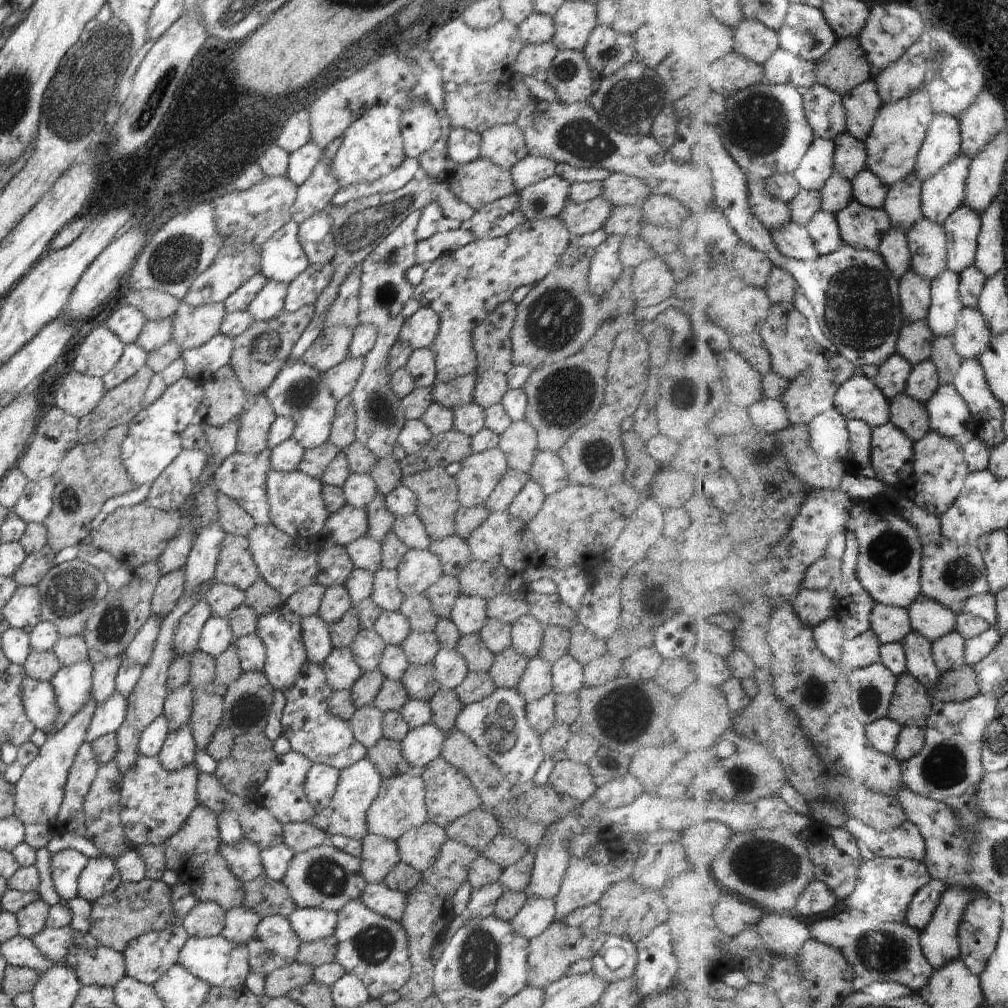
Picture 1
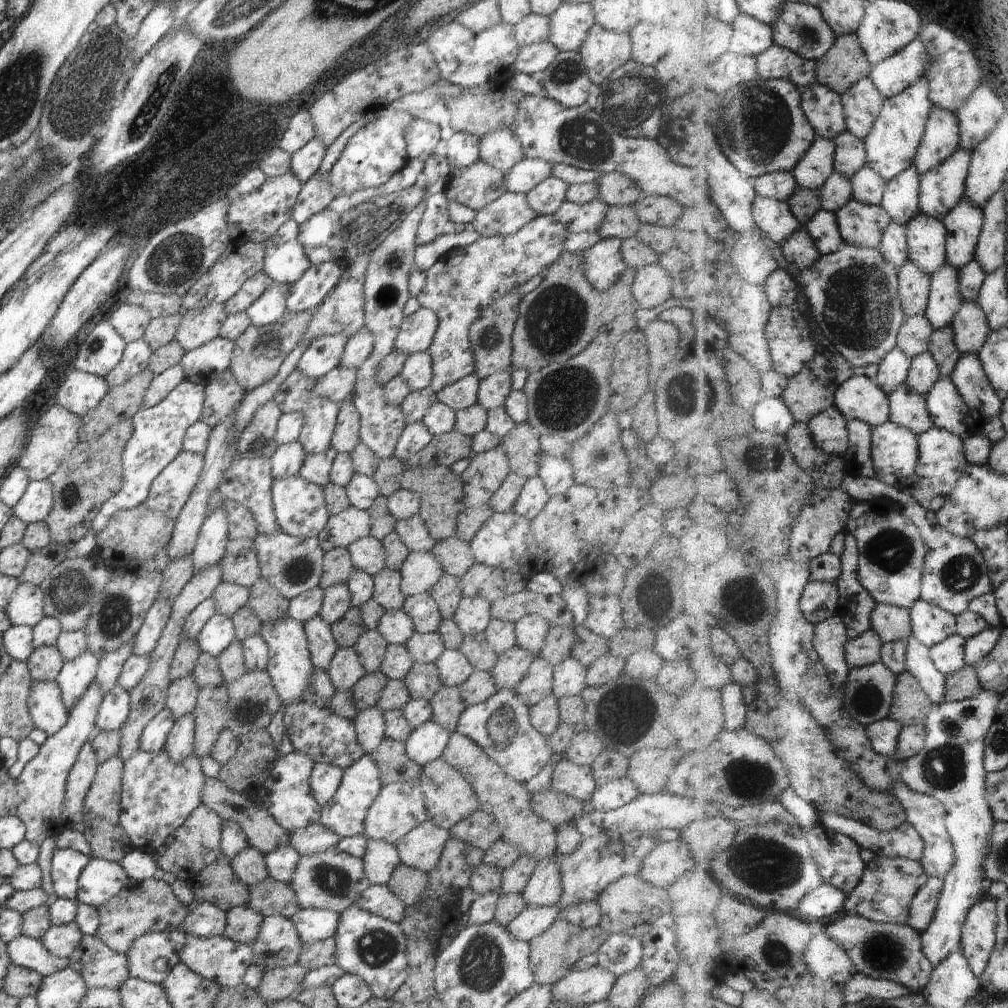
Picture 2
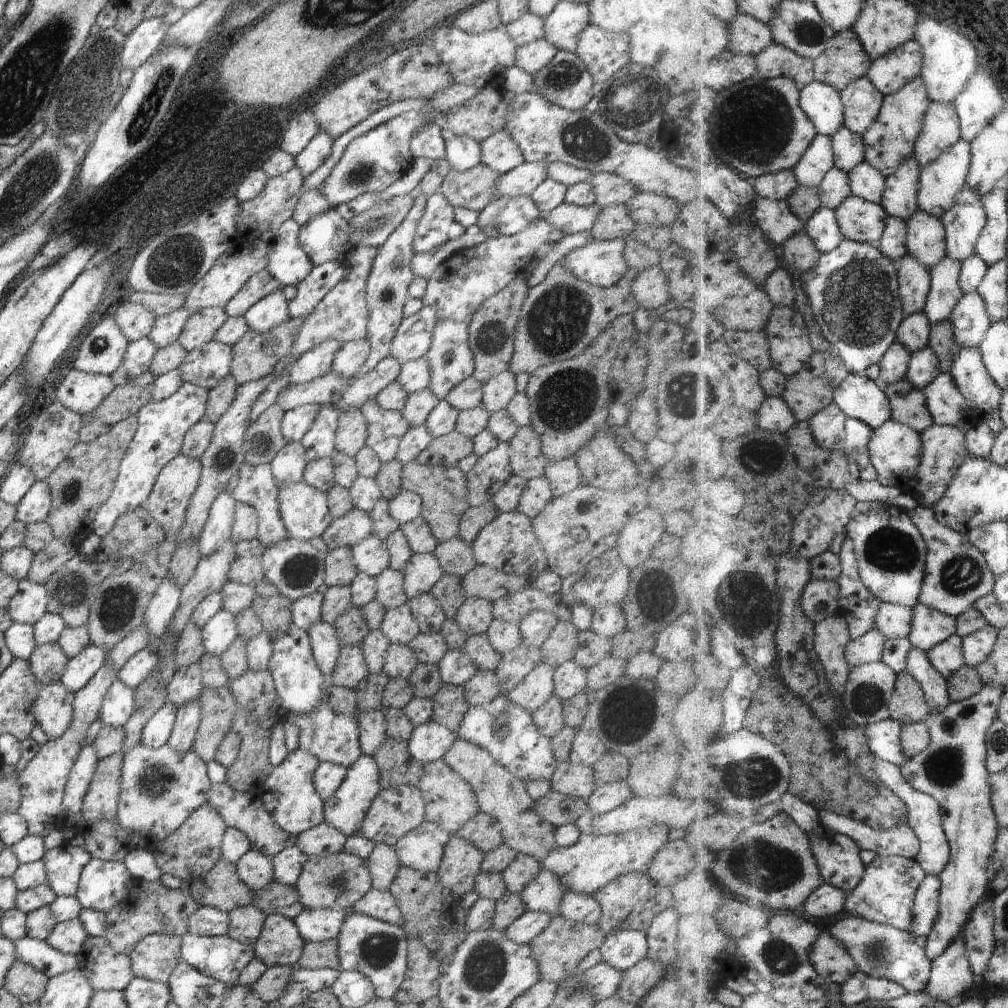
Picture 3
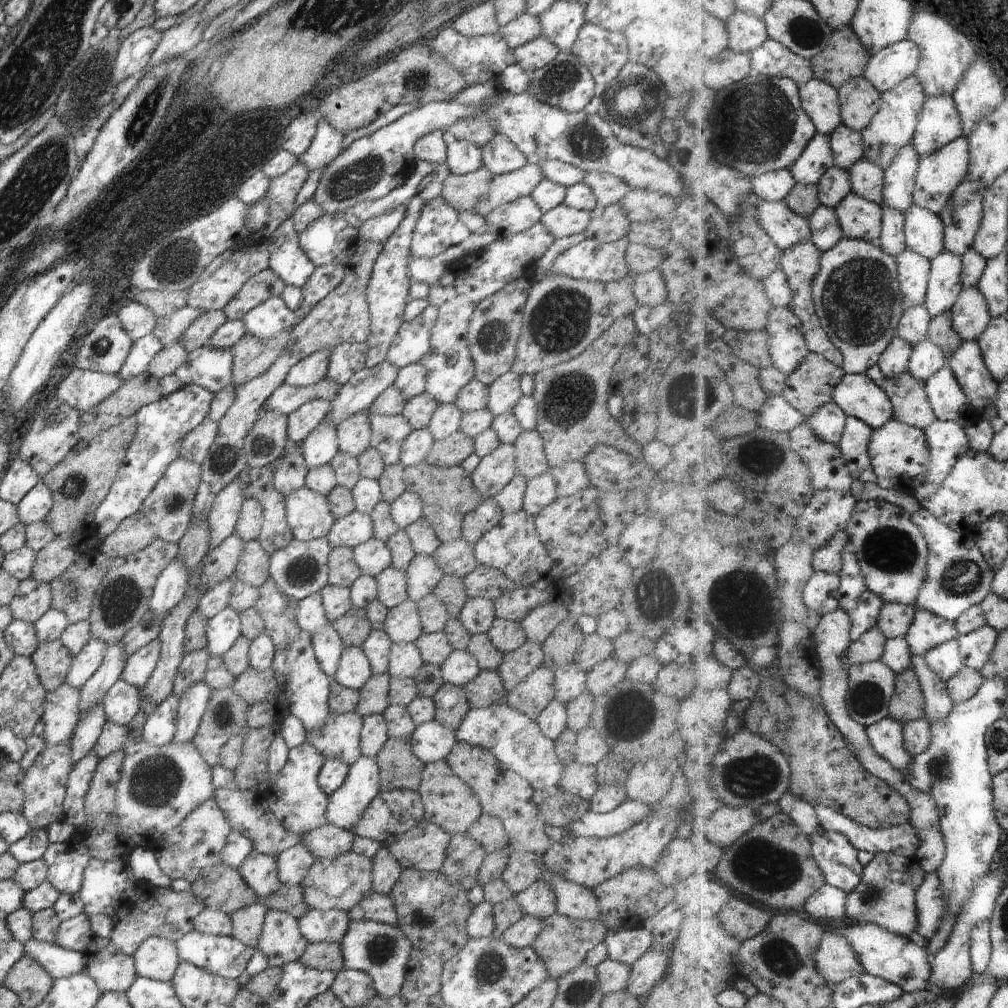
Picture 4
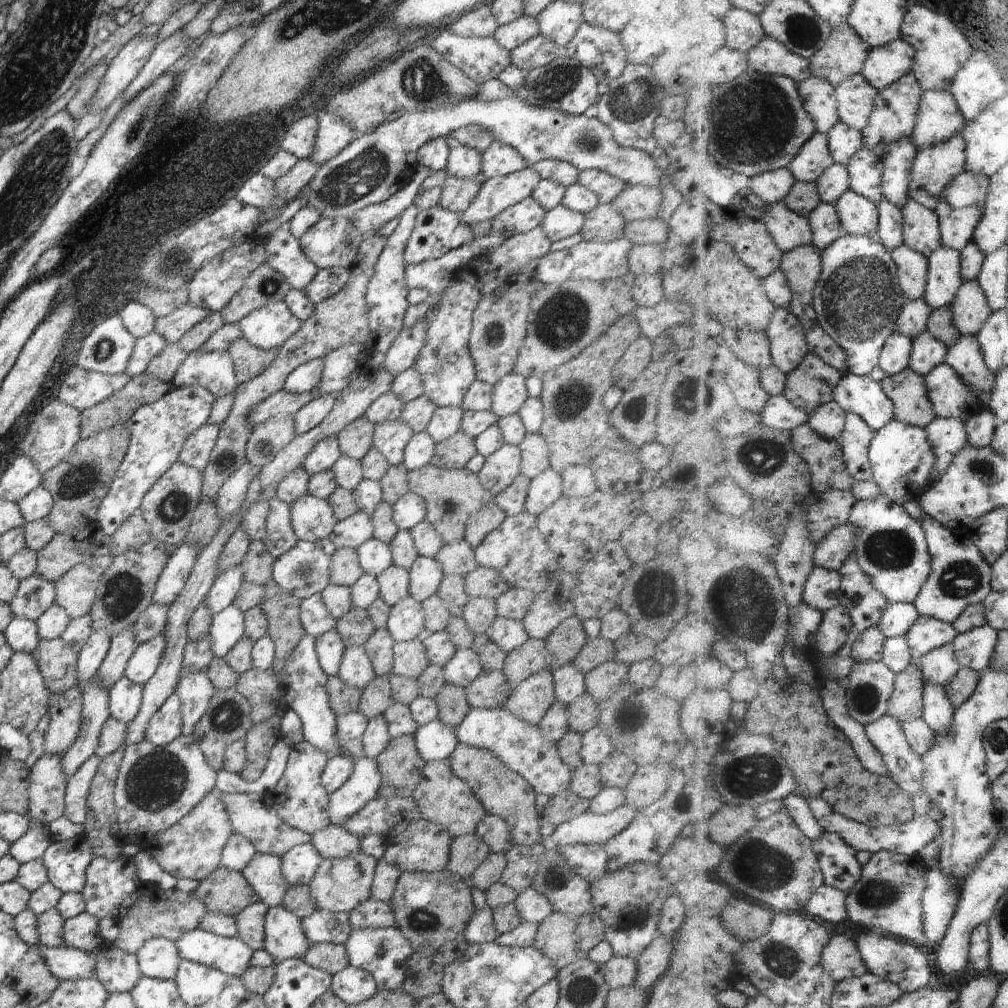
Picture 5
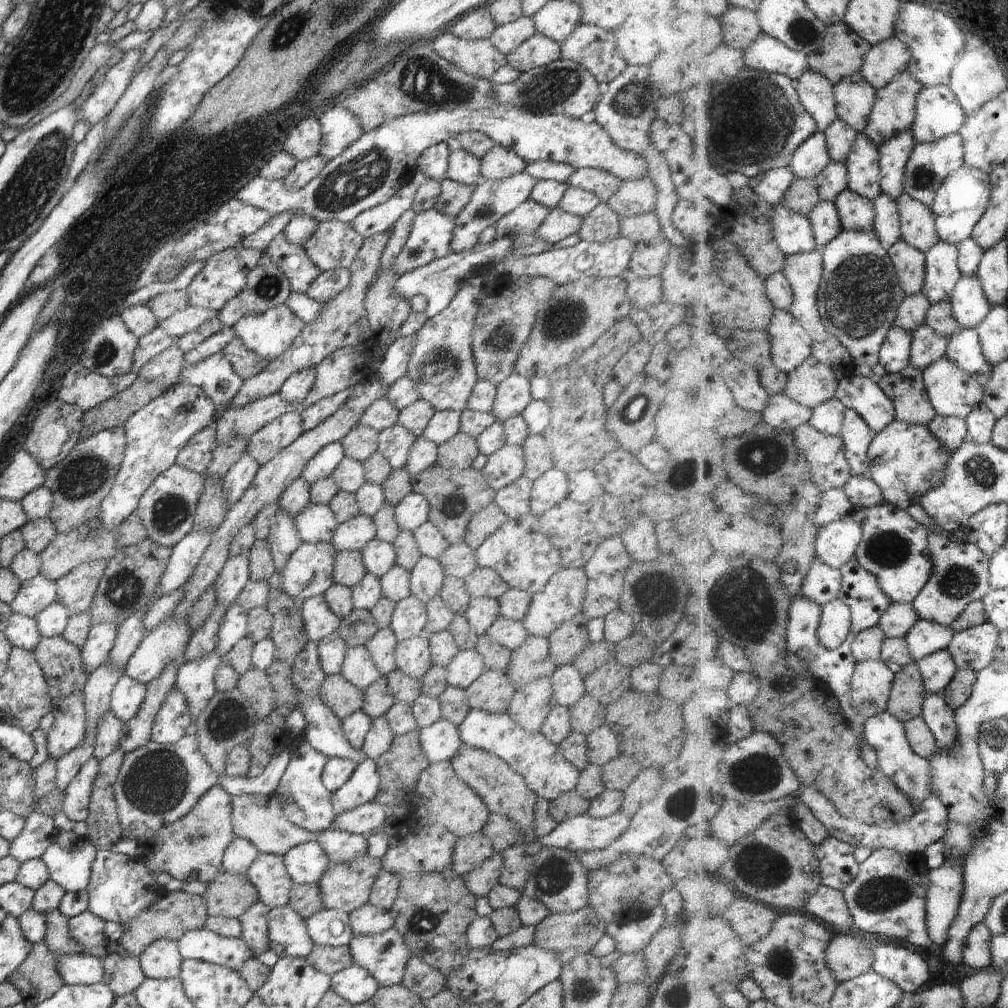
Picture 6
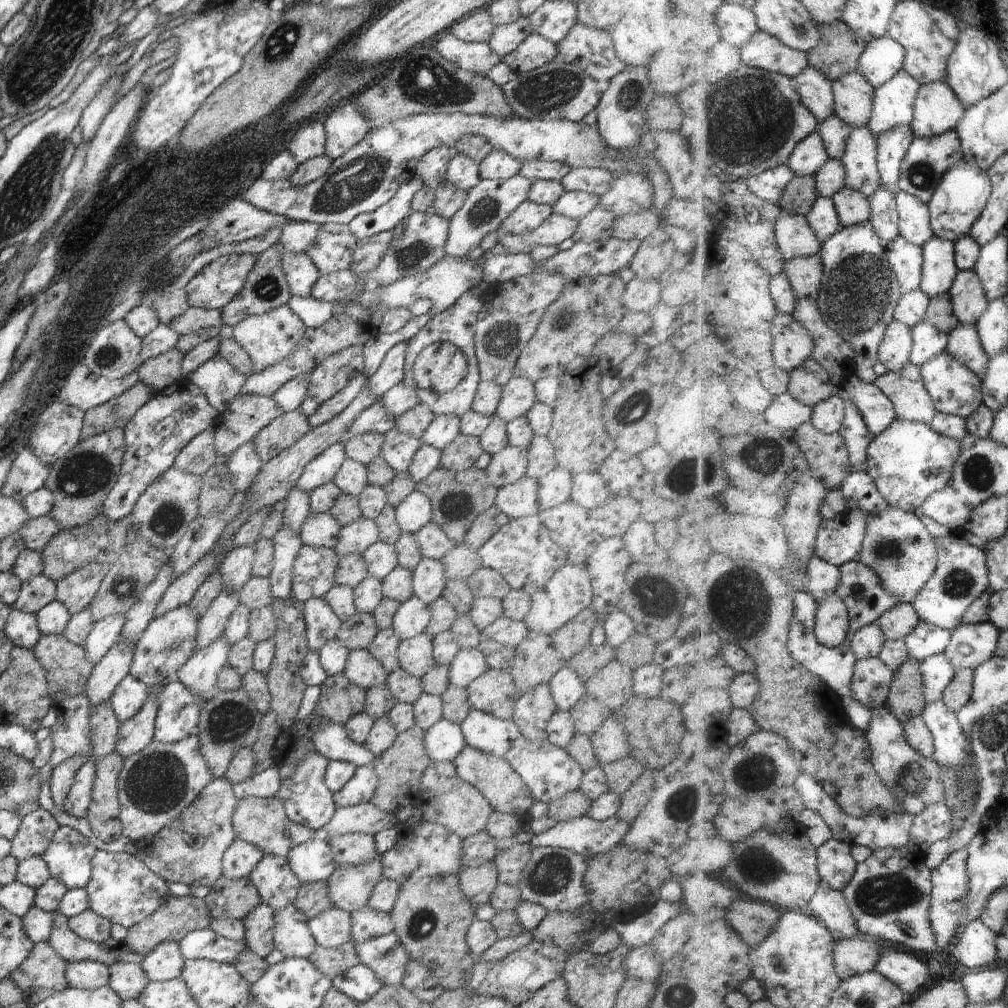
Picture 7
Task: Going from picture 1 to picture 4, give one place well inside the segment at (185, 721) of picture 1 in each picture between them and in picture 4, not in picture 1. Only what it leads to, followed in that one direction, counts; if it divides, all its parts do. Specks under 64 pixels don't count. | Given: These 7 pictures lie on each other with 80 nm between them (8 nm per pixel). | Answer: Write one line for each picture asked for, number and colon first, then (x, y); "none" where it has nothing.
2: (182, 694)
3: (185, 687)
4: (191, 671)

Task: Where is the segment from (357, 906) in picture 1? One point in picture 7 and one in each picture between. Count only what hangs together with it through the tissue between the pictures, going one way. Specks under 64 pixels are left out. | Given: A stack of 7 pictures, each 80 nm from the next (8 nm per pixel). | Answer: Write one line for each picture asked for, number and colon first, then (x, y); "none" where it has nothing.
2: (374, 948)
3: (378, 950)
4: (382, 951)
5: (383, 952)
6: (385, 955)
7: (385, 956)

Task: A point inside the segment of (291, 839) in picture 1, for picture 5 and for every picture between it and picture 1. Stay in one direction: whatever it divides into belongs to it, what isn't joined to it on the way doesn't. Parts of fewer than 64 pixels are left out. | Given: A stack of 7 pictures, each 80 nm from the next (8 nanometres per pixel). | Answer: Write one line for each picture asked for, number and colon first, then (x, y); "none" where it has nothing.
2: (315, 838)
3: (323, 839)
4: (328, 841)
5: (332, 842)

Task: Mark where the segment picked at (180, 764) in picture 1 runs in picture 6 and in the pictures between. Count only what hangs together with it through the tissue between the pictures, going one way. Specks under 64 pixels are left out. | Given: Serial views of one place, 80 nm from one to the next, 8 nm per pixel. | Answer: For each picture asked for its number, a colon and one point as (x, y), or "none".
2: (179, 746)
3: (187, 719)
4: (192, 704)
5: (195, 690)
6: (195, 679)

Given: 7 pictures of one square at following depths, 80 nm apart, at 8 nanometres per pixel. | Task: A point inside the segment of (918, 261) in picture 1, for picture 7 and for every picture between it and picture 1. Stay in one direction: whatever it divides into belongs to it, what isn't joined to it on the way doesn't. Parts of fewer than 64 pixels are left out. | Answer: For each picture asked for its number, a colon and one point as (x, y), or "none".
2: (928, 237)
3: (928, 240)
4: (925, 230)
5: (923, 232)
6: (918, 220)
7: (916, 217)

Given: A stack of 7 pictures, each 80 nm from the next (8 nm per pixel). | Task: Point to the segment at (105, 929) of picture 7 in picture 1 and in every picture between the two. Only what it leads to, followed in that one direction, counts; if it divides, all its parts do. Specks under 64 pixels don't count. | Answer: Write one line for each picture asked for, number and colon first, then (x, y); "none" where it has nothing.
1: (54, 944)
2: (61, 940)
3: (69, 937)
4: (75, 934)
5: (81, 932)
6: (87, 930)

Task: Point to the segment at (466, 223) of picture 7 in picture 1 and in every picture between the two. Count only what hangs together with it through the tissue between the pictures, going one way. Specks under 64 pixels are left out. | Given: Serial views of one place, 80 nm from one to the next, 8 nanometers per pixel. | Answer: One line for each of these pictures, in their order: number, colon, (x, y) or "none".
1: (530, 170)
2: (525, 174)
3: (522, 180)
4: (506, 188)
5: (497, 193)
6: (492, 198)

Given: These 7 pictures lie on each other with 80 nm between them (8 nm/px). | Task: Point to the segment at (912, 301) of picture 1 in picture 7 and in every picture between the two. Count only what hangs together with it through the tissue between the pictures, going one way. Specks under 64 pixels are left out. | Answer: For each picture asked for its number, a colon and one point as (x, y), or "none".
2: (916, 286)
3: (916, 278)
4: (915, 269)
5: (914, 267)
6: (911, 263)
7: (908, 259)

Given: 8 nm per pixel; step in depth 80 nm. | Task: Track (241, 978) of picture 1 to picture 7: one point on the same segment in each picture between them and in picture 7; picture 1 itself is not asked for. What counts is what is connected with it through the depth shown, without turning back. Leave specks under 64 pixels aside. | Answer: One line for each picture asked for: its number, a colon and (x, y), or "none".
2: (219, 959)
3: (222, 958)
4: (225, 956)
5: (230, 955)
6: (200, 944)
7: (201, 944)

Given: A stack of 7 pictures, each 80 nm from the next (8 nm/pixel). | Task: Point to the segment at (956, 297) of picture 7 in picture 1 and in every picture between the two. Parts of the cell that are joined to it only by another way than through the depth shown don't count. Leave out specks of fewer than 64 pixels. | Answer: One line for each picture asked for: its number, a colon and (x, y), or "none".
1: (974, 337)
2: (972, 325)
3: (972, 320)
4: (972, 314)
5: (972, 310)
6: (972, 307)

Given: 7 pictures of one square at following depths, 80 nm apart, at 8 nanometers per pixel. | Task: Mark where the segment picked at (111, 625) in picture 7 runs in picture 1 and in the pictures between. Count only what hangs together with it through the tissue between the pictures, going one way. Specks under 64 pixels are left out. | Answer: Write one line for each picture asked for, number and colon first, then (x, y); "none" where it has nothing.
1: (72, 685)
2: (76, 676)
3: (80, 669)
4: (86, 662)
5: (90, 658)
6: (94, 653)

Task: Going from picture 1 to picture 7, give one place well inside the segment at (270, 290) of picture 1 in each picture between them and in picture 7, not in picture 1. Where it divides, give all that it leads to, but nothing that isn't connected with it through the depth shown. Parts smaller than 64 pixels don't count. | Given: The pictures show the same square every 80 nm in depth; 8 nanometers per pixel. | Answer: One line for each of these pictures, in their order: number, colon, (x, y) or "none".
2: (270, 307)
3: (272, 310)
4: (266, 320)
5: (269, 327)
6: (268, 334)
7: (268, 338)

